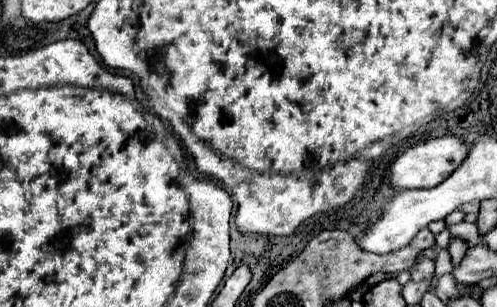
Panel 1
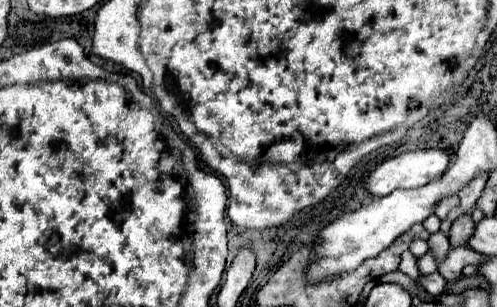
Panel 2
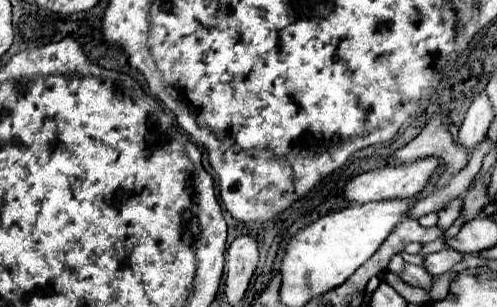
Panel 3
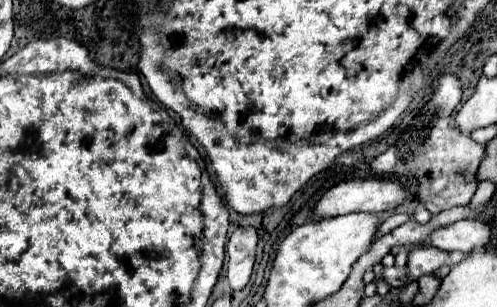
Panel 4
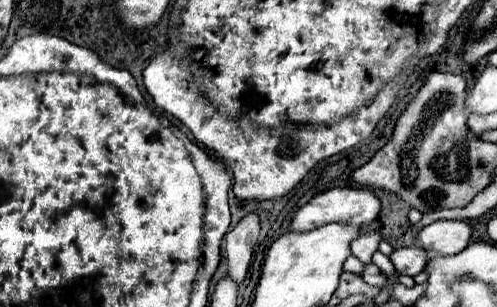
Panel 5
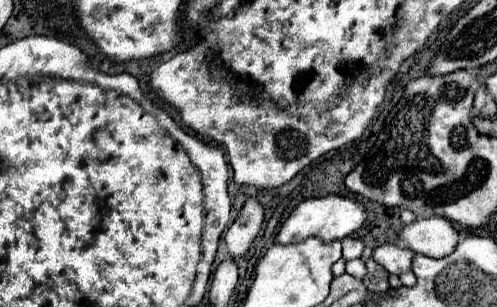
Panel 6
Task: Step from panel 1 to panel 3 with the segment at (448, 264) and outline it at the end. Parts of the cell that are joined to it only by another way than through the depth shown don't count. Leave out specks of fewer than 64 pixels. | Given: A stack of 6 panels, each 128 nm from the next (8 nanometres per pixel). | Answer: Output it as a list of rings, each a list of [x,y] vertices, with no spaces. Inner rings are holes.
[[[454,198],[438,212],[438,226],[446,230],[460,216],[460,212],[462,212],[462,198]]]

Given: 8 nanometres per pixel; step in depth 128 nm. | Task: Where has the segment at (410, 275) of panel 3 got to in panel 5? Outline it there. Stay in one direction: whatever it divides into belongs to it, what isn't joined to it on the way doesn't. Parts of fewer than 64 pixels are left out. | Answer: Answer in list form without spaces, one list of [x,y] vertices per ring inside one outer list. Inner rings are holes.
[[[366,264],[360,276],[362,276],[364,282],[368,282],[372,286],[384,286],[386,284],[386,276],[374,264]]]

